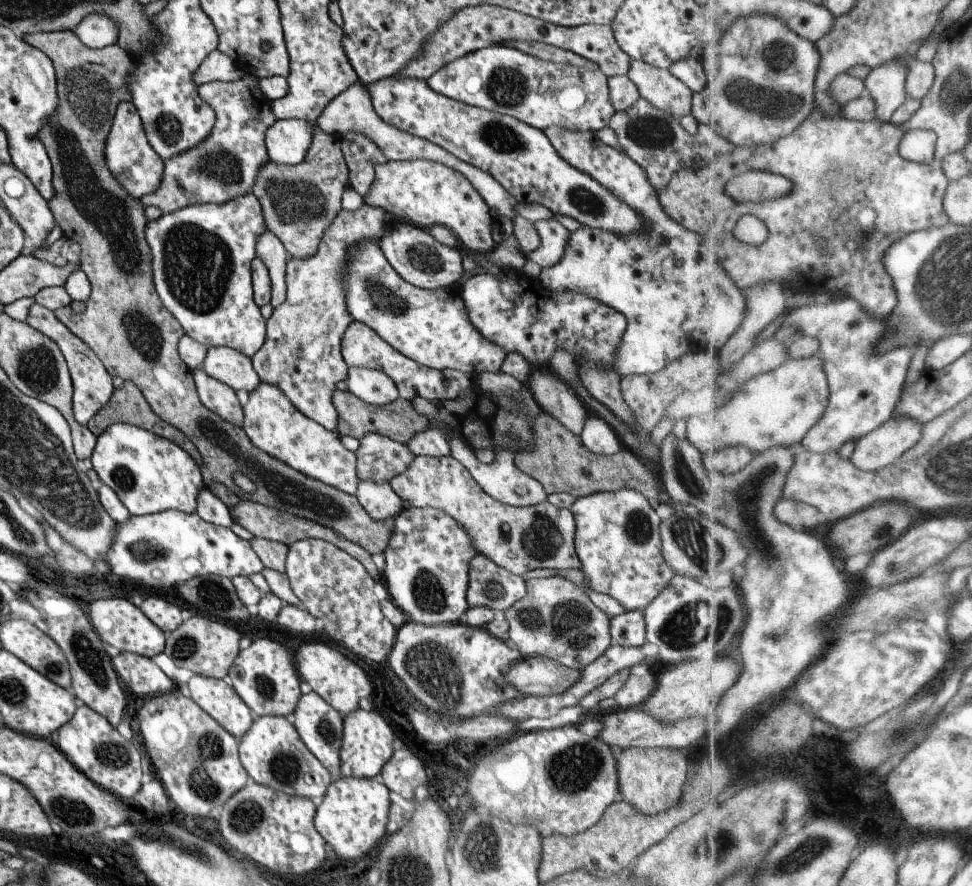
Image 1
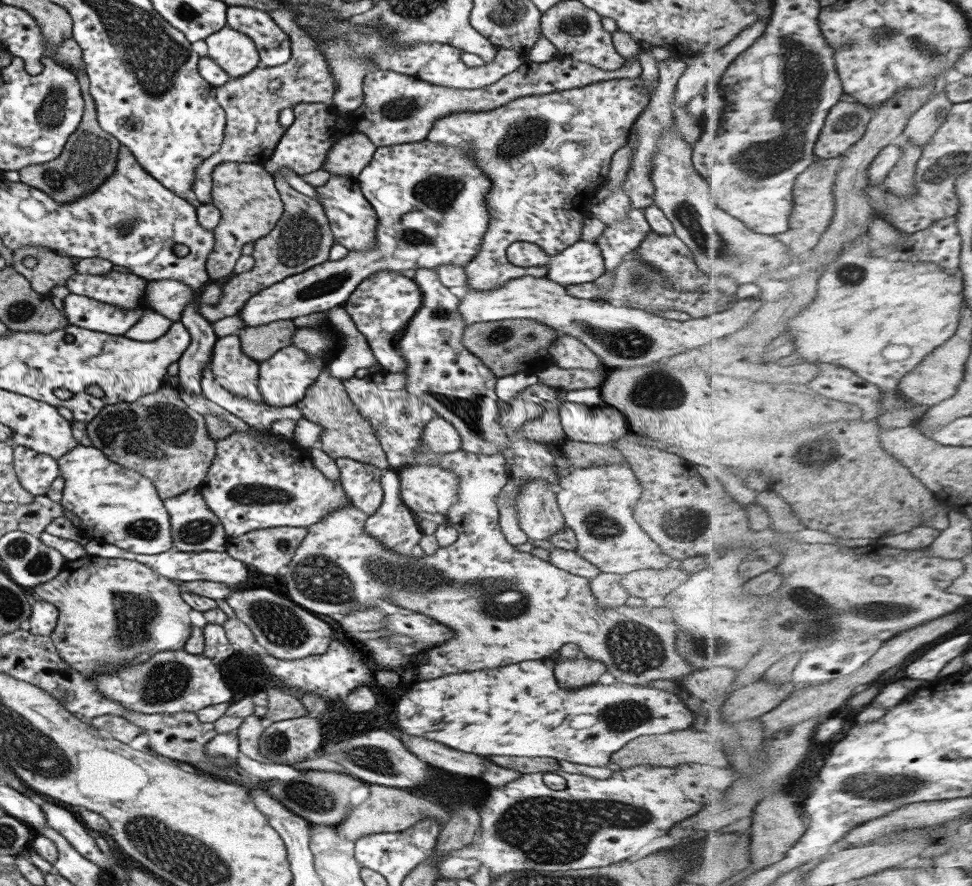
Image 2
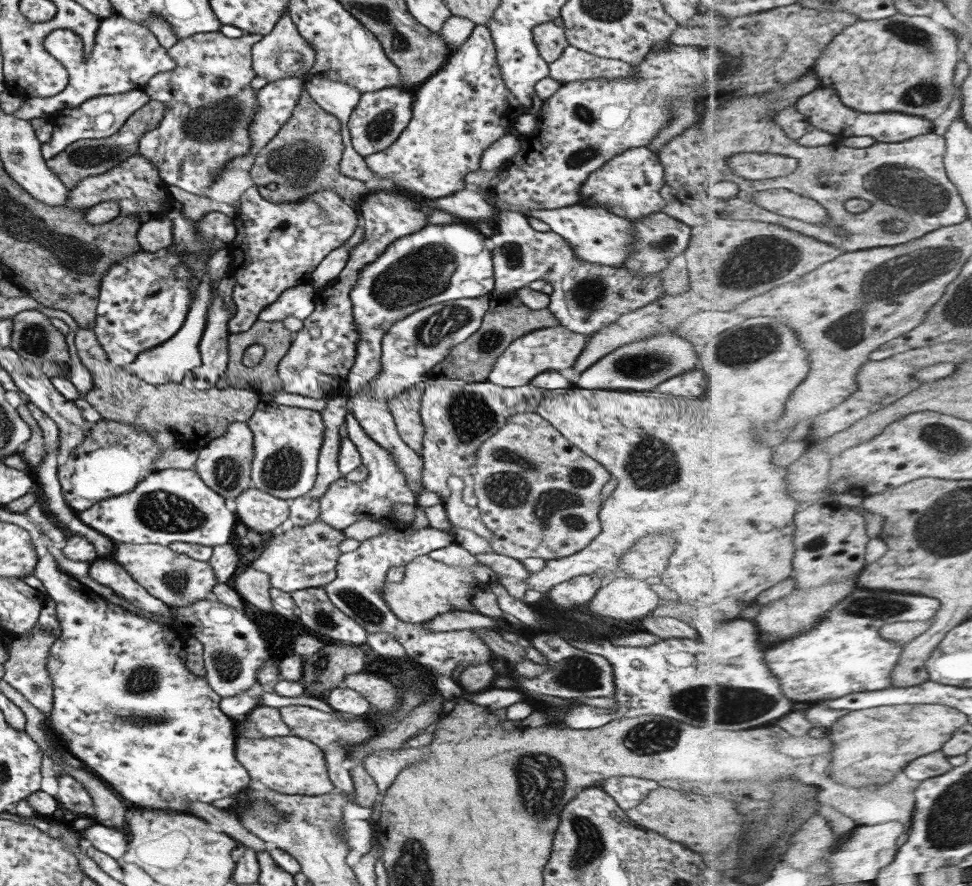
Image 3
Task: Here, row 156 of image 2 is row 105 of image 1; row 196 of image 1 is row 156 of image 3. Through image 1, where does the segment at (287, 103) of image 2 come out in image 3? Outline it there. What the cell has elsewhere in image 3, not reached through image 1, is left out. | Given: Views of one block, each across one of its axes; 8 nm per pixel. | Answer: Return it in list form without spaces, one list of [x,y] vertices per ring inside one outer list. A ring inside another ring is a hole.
[[[215,31],[180,39],[170,49],[176,56],[176,66],[168,72],[156,74],[142,88],[151,101],[160,101],[166,106],[160,124],[148,131],[139,142],[139,153],[157,166],[160,178],[166,185],[207,196],[206,192],[216,182],[221,168],[232,158],[249,153],[249,126],[258,106],[255,99],[256,90],[251,87],[251,80],[256,77],[251,51],[254,44],[262,38],[260,35],[246,34],[241,38],[232,39]]]

